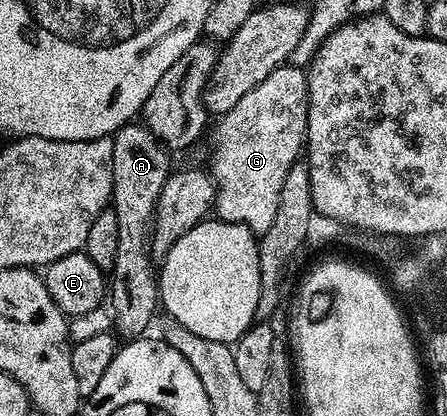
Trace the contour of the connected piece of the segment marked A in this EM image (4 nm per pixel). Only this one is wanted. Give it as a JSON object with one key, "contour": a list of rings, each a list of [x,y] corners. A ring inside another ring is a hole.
{"contour":[[[143,123],[124,125],[112,134],[112,138],[111,208],[115,219],[119,219],[119,251],[115,255],[115,263],[111,270],[113,324],[122,338],[125,336],[125,339],[141,339],[148,334],[145,332],[148,331],[157,309],[159,313],[159,273],[151,256],[151,234],[159,195],[171,172],[171,153]]]}

